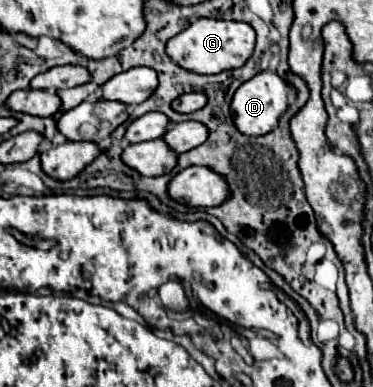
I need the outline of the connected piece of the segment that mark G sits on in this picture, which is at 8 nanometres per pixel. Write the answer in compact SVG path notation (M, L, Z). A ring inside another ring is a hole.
M198 19L188 29L178 33L166 43L166 53L180 67L194 73L220 73L226 69L242 67L254 51L254 29L242 21Z

